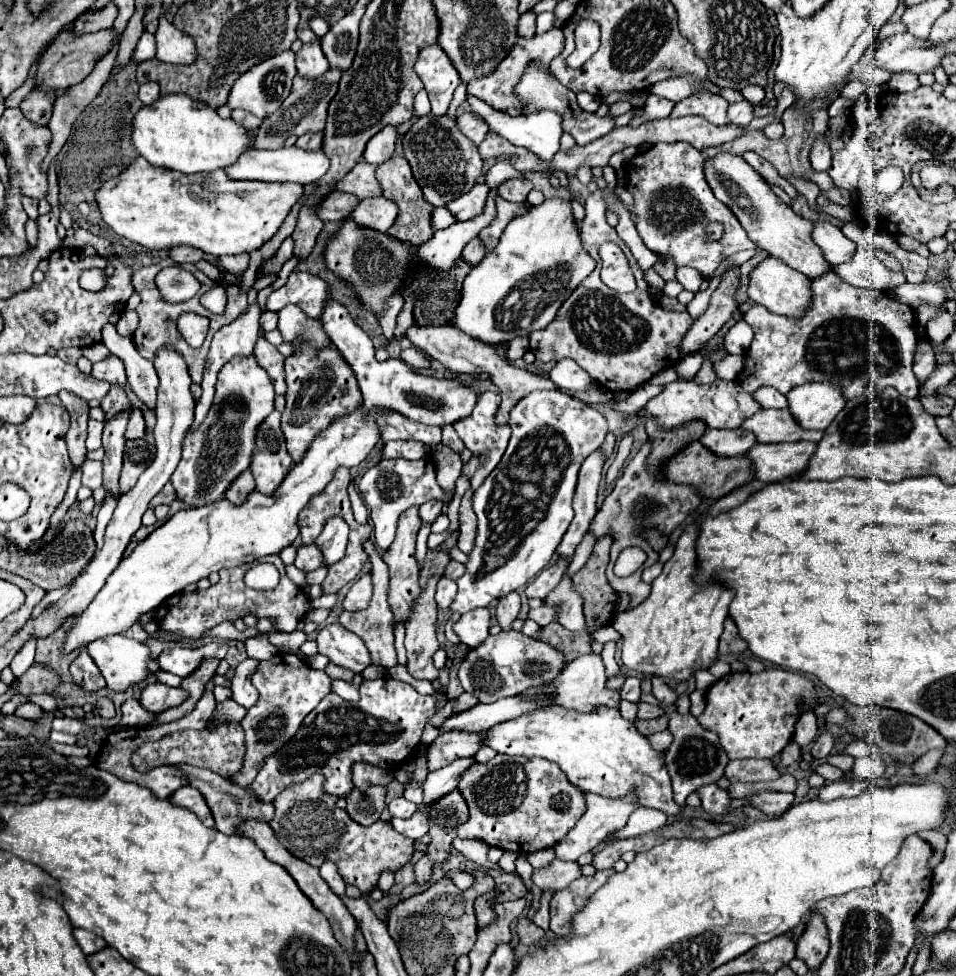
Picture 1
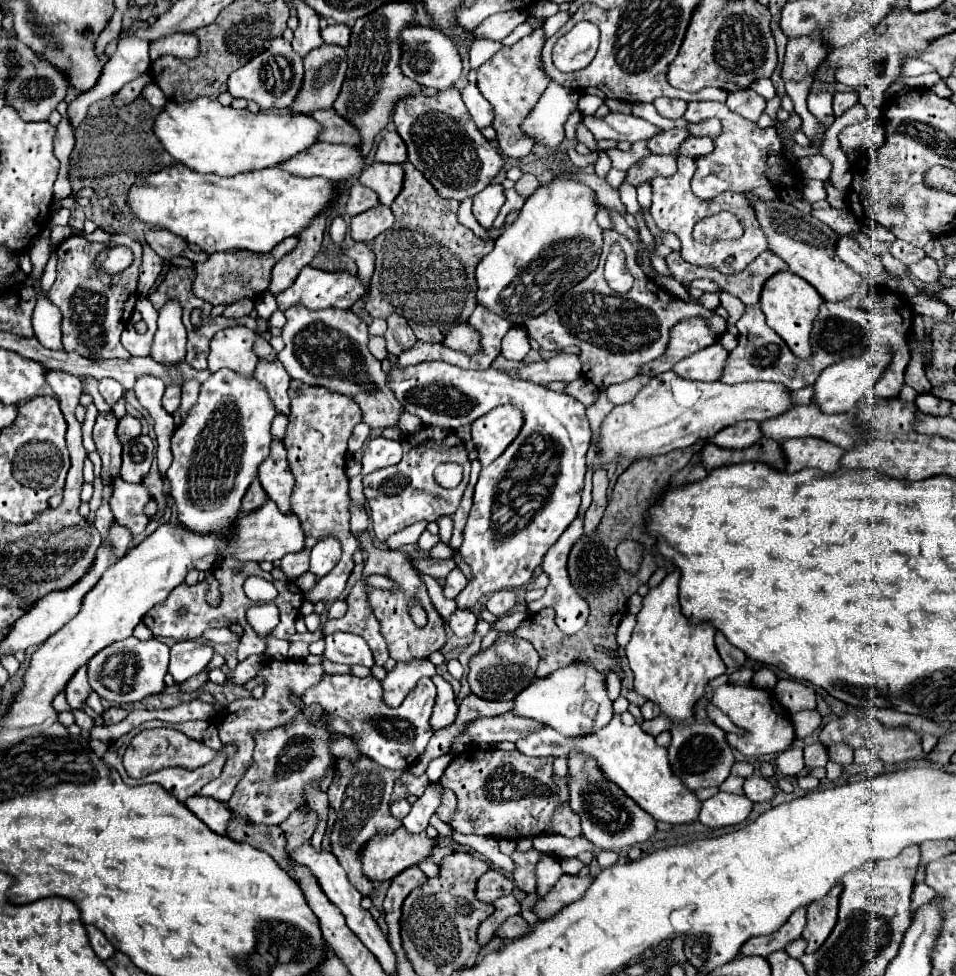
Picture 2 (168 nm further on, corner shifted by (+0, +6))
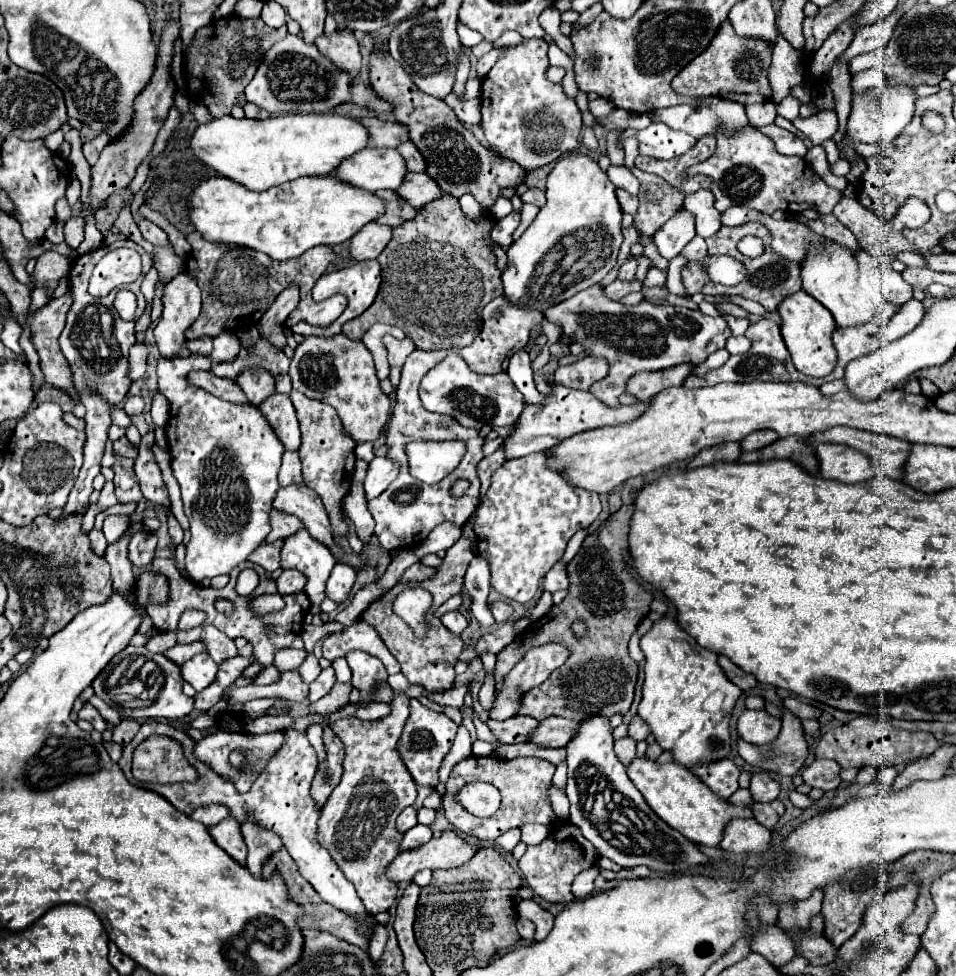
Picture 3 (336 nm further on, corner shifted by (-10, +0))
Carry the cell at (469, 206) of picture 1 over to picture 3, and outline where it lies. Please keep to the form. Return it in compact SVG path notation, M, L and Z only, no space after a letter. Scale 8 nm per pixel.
M512 211L510 215L496 219L496 223L492 225L492 231L490 231L490 239L502 247L510 247L512 233L518 227L518 223L520 223L520 211Z

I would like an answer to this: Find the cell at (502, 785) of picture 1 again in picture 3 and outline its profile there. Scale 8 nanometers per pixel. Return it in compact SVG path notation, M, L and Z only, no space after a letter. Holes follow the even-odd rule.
M468 757L468 759L460 761L448 777L446 795L444 795L446 819L456 827L456 831L472 835L482 841L494 841L498 835L506 833L508 829L522 827L526 823L552 825L556 821L556 815L552 811L548 789L552 787L554 771L556 771L556 767L550 761L544 761L538 757L516 757L516 759ZM472 781L488 781L500 791L502 805L492 817L474 817L460 803L456 803L456 795L460 793L460 789Z

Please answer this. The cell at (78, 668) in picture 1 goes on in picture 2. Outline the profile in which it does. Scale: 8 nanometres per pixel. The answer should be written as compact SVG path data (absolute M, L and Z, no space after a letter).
M86 667L78 669L78 673L70 679L70 683L66 685L66 699L68 699L68 705L72 709L84 709L84 703L86 703L86 697L92 693L90 689L90 683L88 683L88 677L86 677Z

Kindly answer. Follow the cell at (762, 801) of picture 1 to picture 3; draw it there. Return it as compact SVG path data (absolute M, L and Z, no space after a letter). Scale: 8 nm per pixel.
M754 773L750 781L752 801L774 801L780 793L778 783L768 773Z

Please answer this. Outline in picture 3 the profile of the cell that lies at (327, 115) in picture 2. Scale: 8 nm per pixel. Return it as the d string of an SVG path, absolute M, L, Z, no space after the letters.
M376 117L358 119L368 129L368 147L398 147L408 141L404 125L392 121L380 121Z

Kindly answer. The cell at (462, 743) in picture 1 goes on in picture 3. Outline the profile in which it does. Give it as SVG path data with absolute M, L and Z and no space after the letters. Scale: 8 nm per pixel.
M548 717L544 723L538 723L536 731L532 731L530 743L538 747L566 747L568 739L576 733L576 723L564 717Z

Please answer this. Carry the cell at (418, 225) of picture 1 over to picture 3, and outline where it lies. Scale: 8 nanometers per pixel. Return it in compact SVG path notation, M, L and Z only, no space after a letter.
M442 193L436 203L428 203L422 207L420 215L416 219L410 219L404 223L404 227L394 227L392 239L386 245L386 249L380 253L378 263L382 265L382 285L380 291L360 317L344 323L342 331L352 339L362 339L364 331L370 329L374 323L388 323L400 327L418 349L448 349L448 347L460 347L470 345L470 341L478 335L480 329L444 329L444 327L458 327L460 323L482 323L482 309L496 297L502 295L502 281L500 281L500 269L496 267L496 255L484 245L484 239L488 239L488 231L492 227L494 219L490 213L486 213L482 225L472 223L466 219L460 211L460 205L452 195Z

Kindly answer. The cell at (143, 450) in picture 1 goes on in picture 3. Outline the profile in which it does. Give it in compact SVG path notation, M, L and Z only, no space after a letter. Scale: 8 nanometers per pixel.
M154 431L146 433L140 441L140 453L136 457L136 463L134 463L134 471L136 471L136 477L138 477L138 483L140 483L140 489L144 493L144 499L146 501L152 501L152 503L160 503L160 505L170 505L170 499L168 499L168 489L162 481L162 473L160 473L160 467L158 463L154 461Z

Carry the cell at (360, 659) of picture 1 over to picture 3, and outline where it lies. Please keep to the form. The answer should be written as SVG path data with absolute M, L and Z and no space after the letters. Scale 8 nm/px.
M350 651L346 655L346 661L352 669L352 685L362 689L360 701L368 703L368 693L374 687L374 683L388 679L388 673L384 671L384 665L380 663L380 659L372 657L364 651Z

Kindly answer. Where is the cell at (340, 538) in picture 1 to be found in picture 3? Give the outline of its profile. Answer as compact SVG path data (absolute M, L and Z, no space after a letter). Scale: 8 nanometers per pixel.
M336 563L328 577L328 583L326 583L326 595L330 599L334 599L338 605L342 605L352 591L354 579L356 579L356 571L350 565Z

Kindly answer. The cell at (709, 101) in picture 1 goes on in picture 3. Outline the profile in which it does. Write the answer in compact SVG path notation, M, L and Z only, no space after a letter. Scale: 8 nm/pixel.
M756 127L740 131L740 135L716 135L716 151L710 159L688 169L690 175L702 173L714 179L712 193L716 197L714 207L722 213L732 205L746 205L750 209L772 213L776 209L784 213L802 213L816 209L822 215L832 213L842 193L828 187L820 175L804 163L802 157L780 155L770 137L760 133Z

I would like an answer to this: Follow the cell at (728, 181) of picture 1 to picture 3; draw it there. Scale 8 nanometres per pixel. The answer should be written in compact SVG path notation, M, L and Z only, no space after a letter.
M826 239L820 245L808 245L806 257L802 261L802 289L810 293L814 299L818 299L836 319L838 327L850 327L860 325L874 319L872 305L862 295L858 287L858 265L854 253L844 247L842 243L836 243L832 239Z

